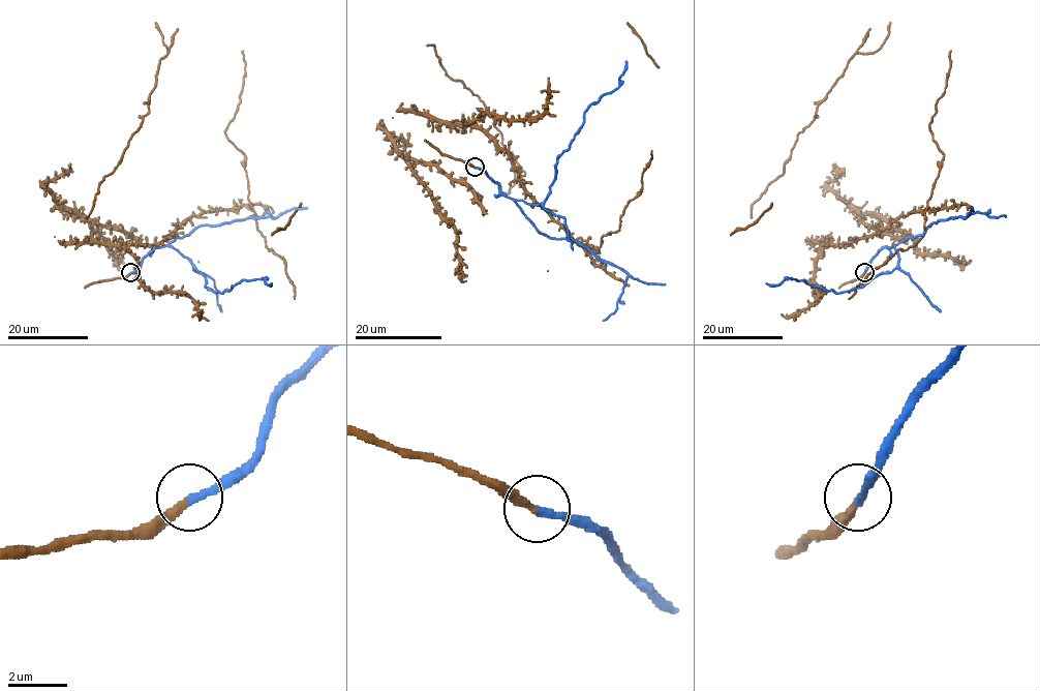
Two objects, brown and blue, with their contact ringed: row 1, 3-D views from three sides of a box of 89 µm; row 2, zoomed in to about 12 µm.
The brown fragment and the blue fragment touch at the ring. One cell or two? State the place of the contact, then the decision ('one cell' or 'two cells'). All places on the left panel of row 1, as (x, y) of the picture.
(130, 272) | one cell

